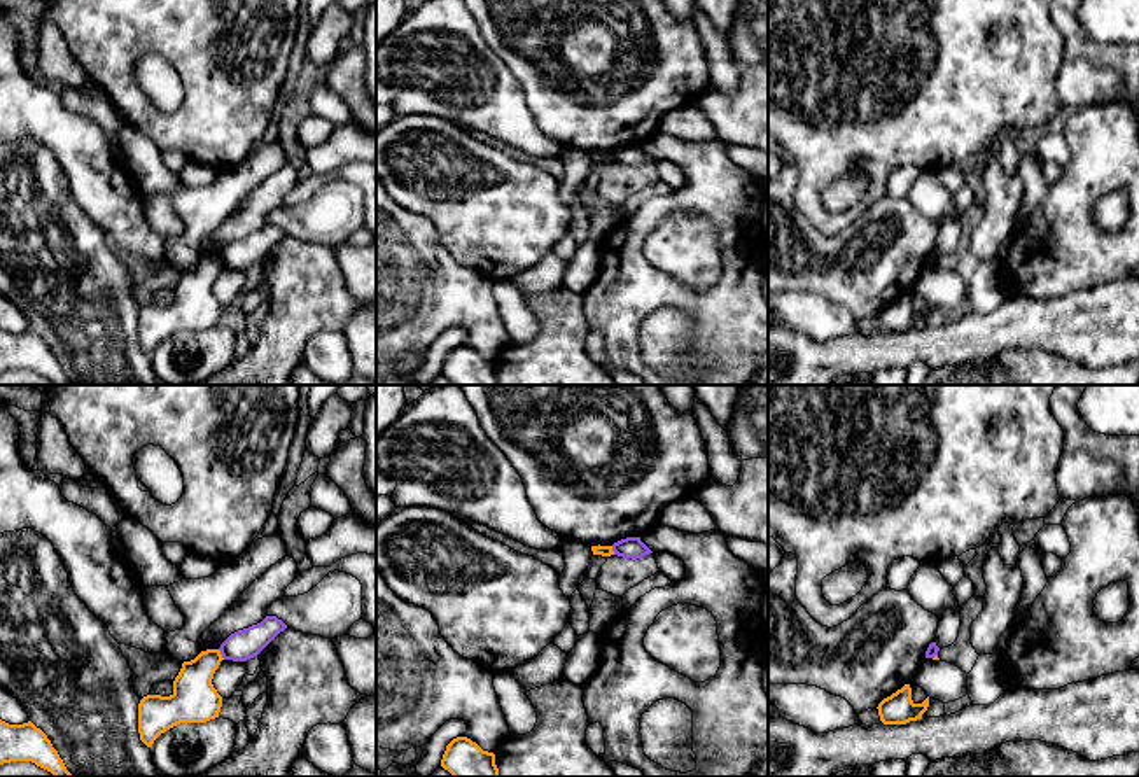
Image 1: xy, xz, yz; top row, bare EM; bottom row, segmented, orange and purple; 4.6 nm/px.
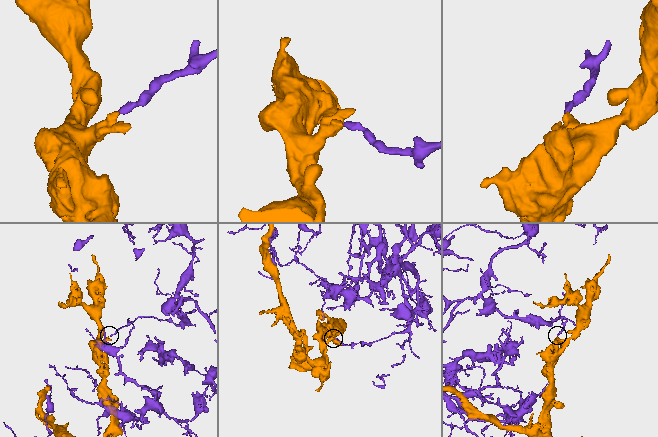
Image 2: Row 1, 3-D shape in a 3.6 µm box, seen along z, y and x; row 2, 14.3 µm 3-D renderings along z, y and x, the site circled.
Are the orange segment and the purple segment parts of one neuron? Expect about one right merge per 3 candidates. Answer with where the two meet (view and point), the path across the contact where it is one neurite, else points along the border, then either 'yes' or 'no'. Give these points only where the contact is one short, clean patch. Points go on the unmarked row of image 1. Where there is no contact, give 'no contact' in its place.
xy (221, 263) | along xy (217, 258), (224, 266) | no

